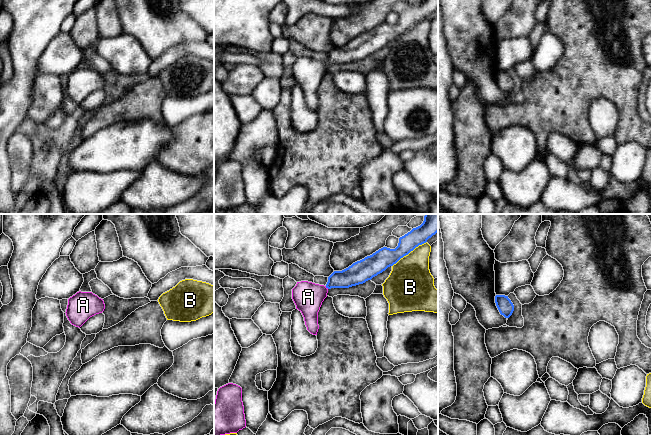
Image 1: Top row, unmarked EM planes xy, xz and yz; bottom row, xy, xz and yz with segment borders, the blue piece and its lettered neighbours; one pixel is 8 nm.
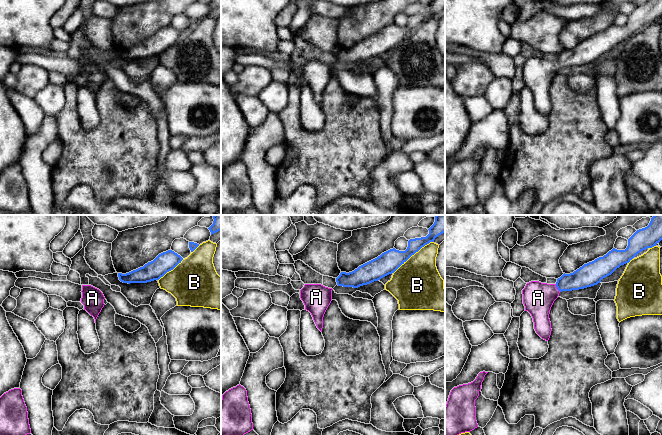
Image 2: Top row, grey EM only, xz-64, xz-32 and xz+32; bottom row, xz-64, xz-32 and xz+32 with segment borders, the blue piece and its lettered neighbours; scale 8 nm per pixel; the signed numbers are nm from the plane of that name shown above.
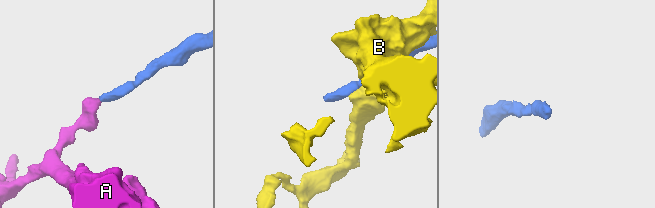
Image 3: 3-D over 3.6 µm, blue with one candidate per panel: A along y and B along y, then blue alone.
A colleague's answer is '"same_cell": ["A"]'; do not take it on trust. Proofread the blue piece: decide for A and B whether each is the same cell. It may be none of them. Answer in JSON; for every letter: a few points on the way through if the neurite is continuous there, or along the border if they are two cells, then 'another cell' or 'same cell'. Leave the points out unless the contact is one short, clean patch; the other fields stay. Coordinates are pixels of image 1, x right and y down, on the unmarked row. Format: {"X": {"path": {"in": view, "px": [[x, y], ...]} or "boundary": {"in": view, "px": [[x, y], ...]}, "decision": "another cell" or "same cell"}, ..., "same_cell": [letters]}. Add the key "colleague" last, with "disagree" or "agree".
{"A": {"path": {"in": "xz", "px": [[355, 50], [337, 55], [327, 63], [308, 73]]}, "decision": "same cell"}, "B": {"decision": "another cell"}, "same_cell": ["A"], "colleague": "agree"}

